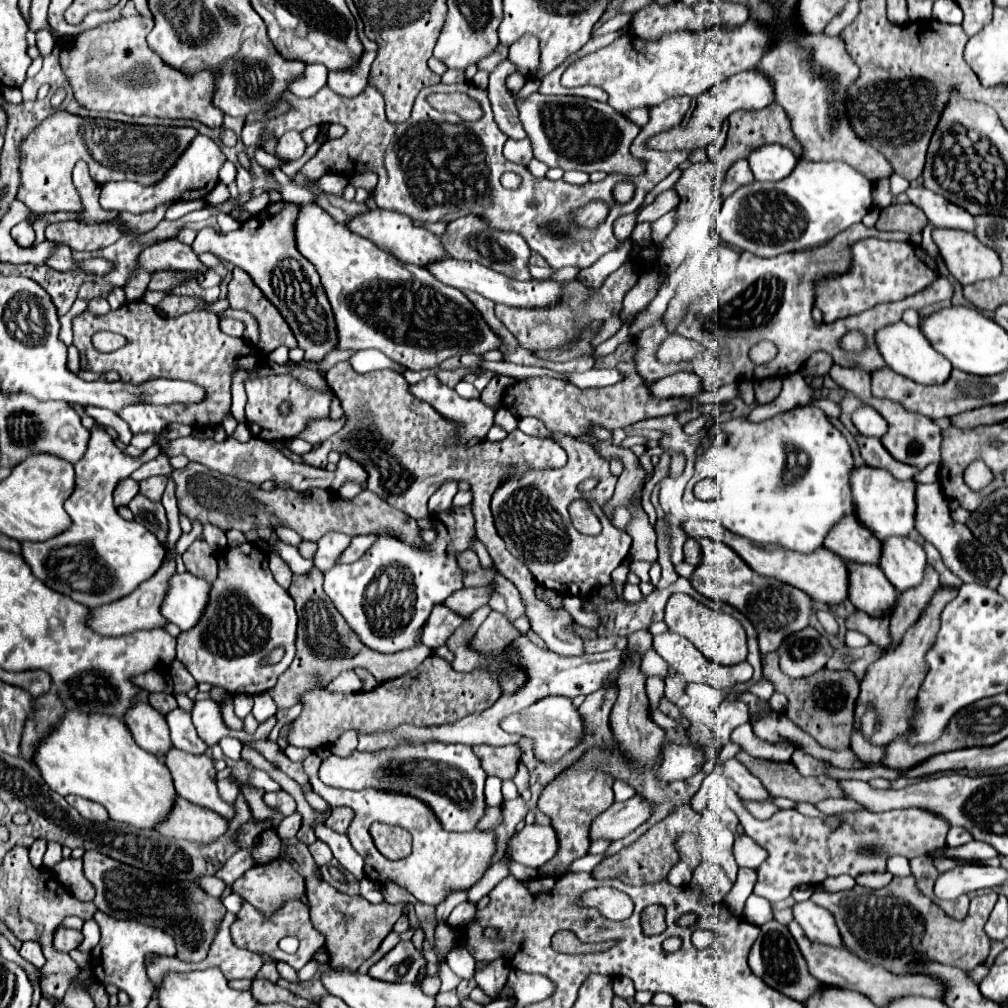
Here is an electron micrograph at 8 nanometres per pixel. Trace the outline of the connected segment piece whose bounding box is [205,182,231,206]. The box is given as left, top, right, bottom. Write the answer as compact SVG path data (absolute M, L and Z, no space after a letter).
M221 182L218 183L220 184L217 184L214 190L205 198L206 202L213 206L218 205L218 202L225 202L231 198L227 186Z

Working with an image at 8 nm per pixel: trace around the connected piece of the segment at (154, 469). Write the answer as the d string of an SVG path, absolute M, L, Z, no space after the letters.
M162 452L158 454L154 460L142 464L138 470L132 472L132 478L136 482L144 480L144 478L150 478L150 476L156 476L156 474L164 474L164 476L170 476L172 474L172 464L170 464L170 458Z

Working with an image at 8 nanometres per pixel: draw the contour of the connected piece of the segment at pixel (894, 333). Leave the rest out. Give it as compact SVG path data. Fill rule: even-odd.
M904 322L882 328L876 334L876 342L878 342L878 348L880 348L886 364L894 372L898 372L898 374L902 374L902 376L906 376L906 378L910 378L910 380L914 380L918 384L944 384L948 380L950 372L952 372L950 360L940 356L932 348L932 344L928 344L928 338L918 328L912 328L912 326L904 324Z

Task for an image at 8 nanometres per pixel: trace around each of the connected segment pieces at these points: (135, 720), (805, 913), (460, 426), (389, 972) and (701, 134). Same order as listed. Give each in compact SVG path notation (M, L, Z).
M134 704L128 710L124 722L130 728L136 744L146 752L164 758L166 752L174 748L166 718L150 704Z
M806 900L806 902L794 904L792 910L794 910L794 920L802 926L802 930L812 942L834 946L834 948L842 946L842 938L836 928L836 920L826 908L820 908L812 904L810 900Z
M428 376L418 384L410 384L410 392L428 402L446 420L456 426L456 442L466 444L472 438L484 440L494 426L494 410L482 400L466 400L456 390L444 386L436 376Z
M398 942L368 974L384 982L416 982L420 972L426 972L428 960L412 942Z
M740 72L728 80L716 84L708 92L696 98L696 108L688 122L692 122L692 140L714 140L720 134L722 122L736 110L760 110L774 102L774 92L766 76L760 72Z

